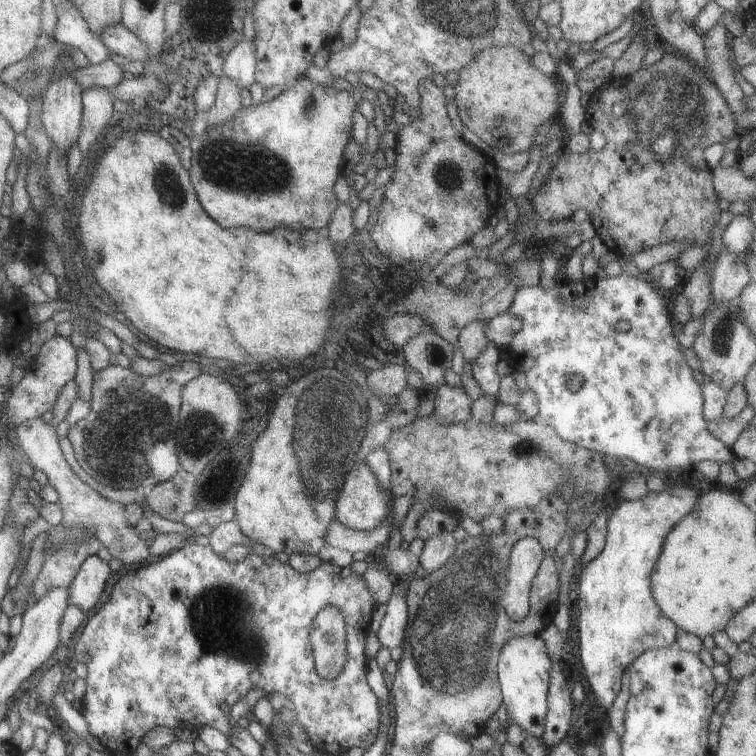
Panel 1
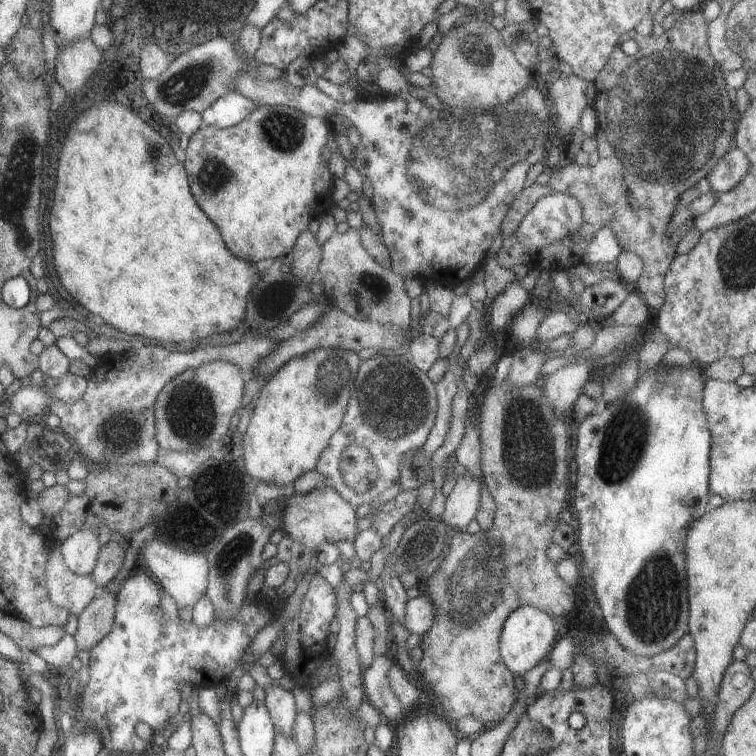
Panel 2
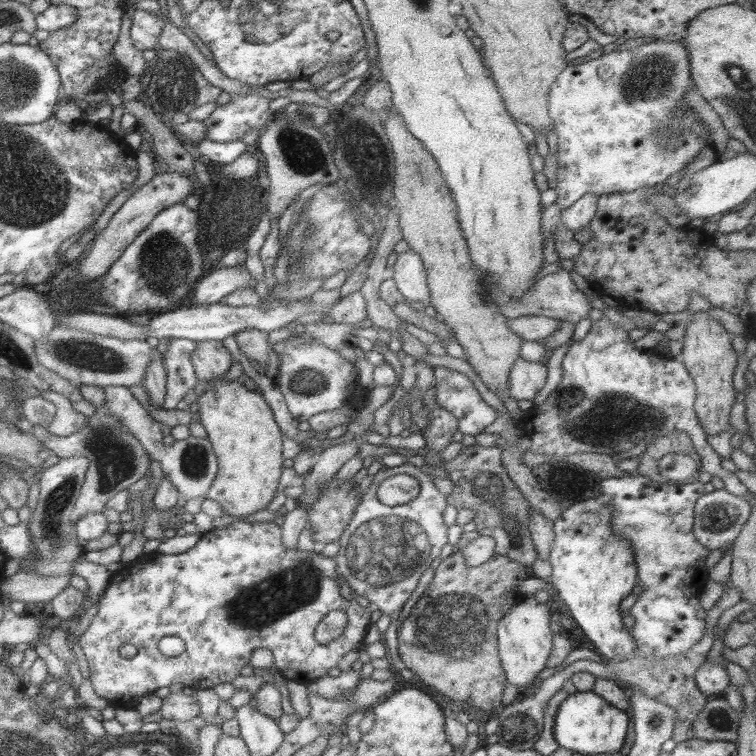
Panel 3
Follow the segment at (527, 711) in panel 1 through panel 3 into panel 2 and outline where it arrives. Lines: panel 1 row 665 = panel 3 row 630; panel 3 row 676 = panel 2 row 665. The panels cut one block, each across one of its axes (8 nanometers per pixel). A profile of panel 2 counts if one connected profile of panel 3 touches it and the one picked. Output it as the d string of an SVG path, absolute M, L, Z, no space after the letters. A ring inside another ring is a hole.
M522 606L516 608L504 622L502 636L500 638L500 653L509 672L515 677L522 677L537 666L540 662L548 660L552 654L552 648L558 642L562 629L555 620L546 612L534 606Z

